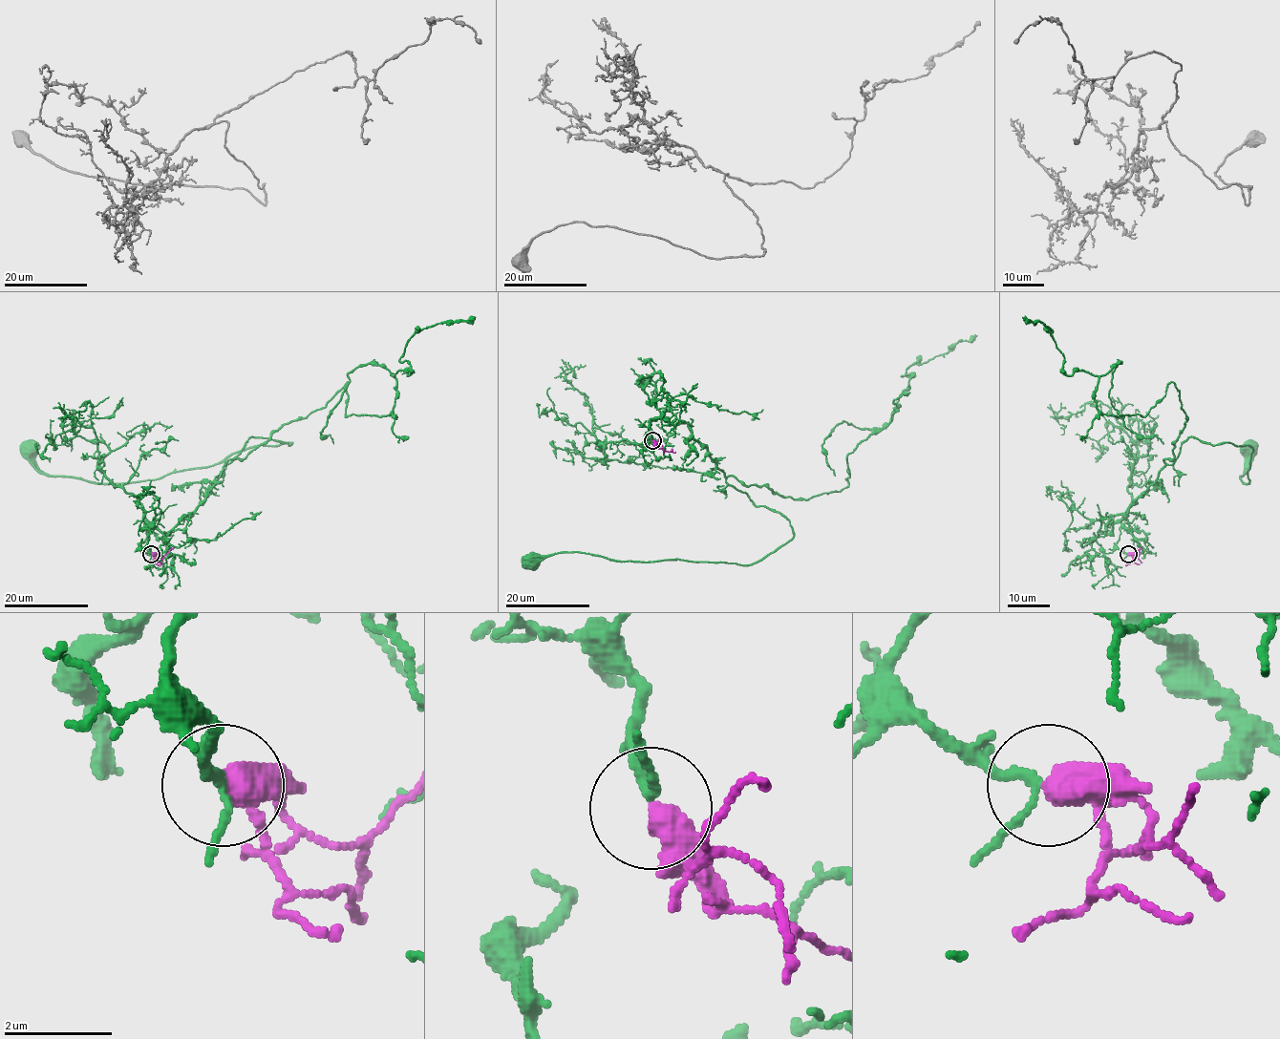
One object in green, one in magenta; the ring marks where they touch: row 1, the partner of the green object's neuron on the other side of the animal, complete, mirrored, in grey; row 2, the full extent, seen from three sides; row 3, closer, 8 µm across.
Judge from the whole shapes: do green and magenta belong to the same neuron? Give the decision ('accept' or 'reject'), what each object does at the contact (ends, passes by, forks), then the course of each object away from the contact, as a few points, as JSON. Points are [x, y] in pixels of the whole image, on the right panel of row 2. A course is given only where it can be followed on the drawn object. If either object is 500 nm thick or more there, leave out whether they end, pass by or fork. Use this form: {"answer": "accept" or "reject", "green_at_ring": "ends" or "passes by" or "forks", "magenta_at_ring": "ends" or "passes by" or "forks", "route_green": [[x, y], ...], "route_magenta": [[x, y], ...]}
{"answer": "accept", "route_green": [[1128, 553], [1111, 516], [1182, 444], [1248, 445], [1244, 483], [1248, 449]], "route_magenta": [[1128, 553], [1133, 553], [1136, 559], [1141, 547]]}

